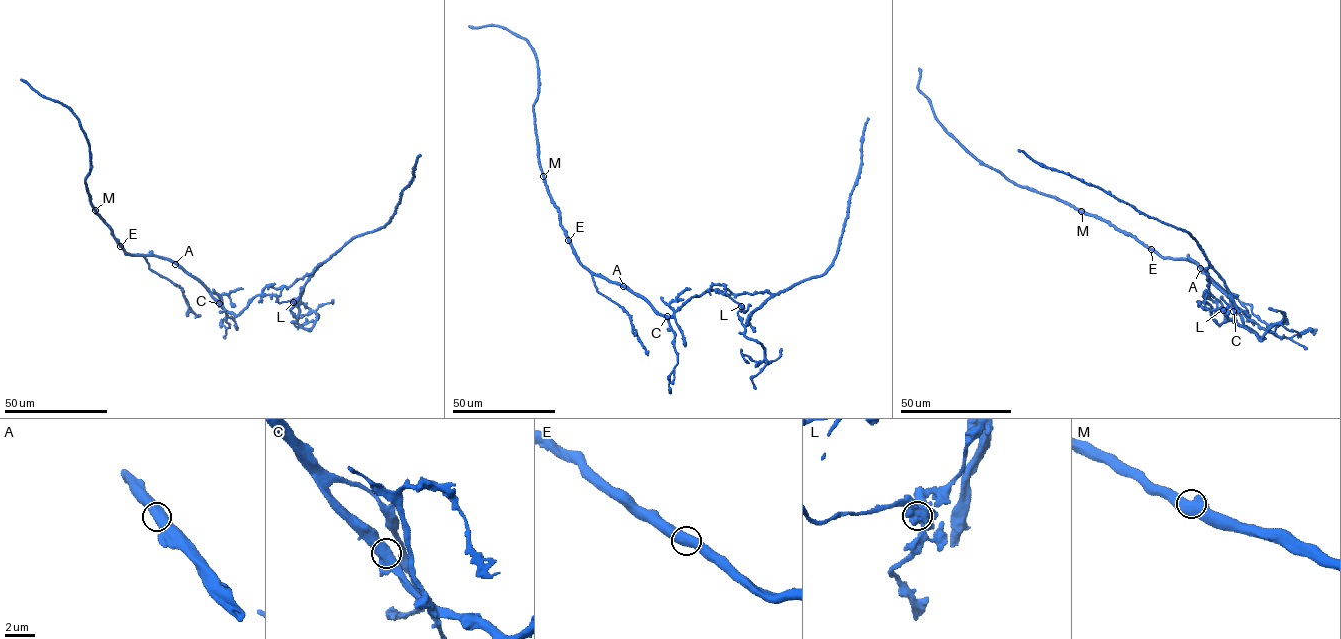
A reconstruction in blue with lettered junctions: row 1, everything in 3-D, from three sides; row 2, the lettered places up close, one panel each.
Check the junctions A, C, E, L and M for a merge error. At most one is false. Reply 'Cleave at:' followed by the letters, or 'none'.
Cleave at: L

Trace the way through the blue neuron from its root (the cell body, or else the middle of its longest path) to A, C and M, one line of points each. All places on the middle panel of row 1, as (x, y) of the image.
A: (641, 298), (623, 286)
C: (641, 298), (658, 313), (667, 316)
M: (641, 298), (629, 288), (592, 274), (580, 263), (560, 225), (559, 212), (543, 176)

